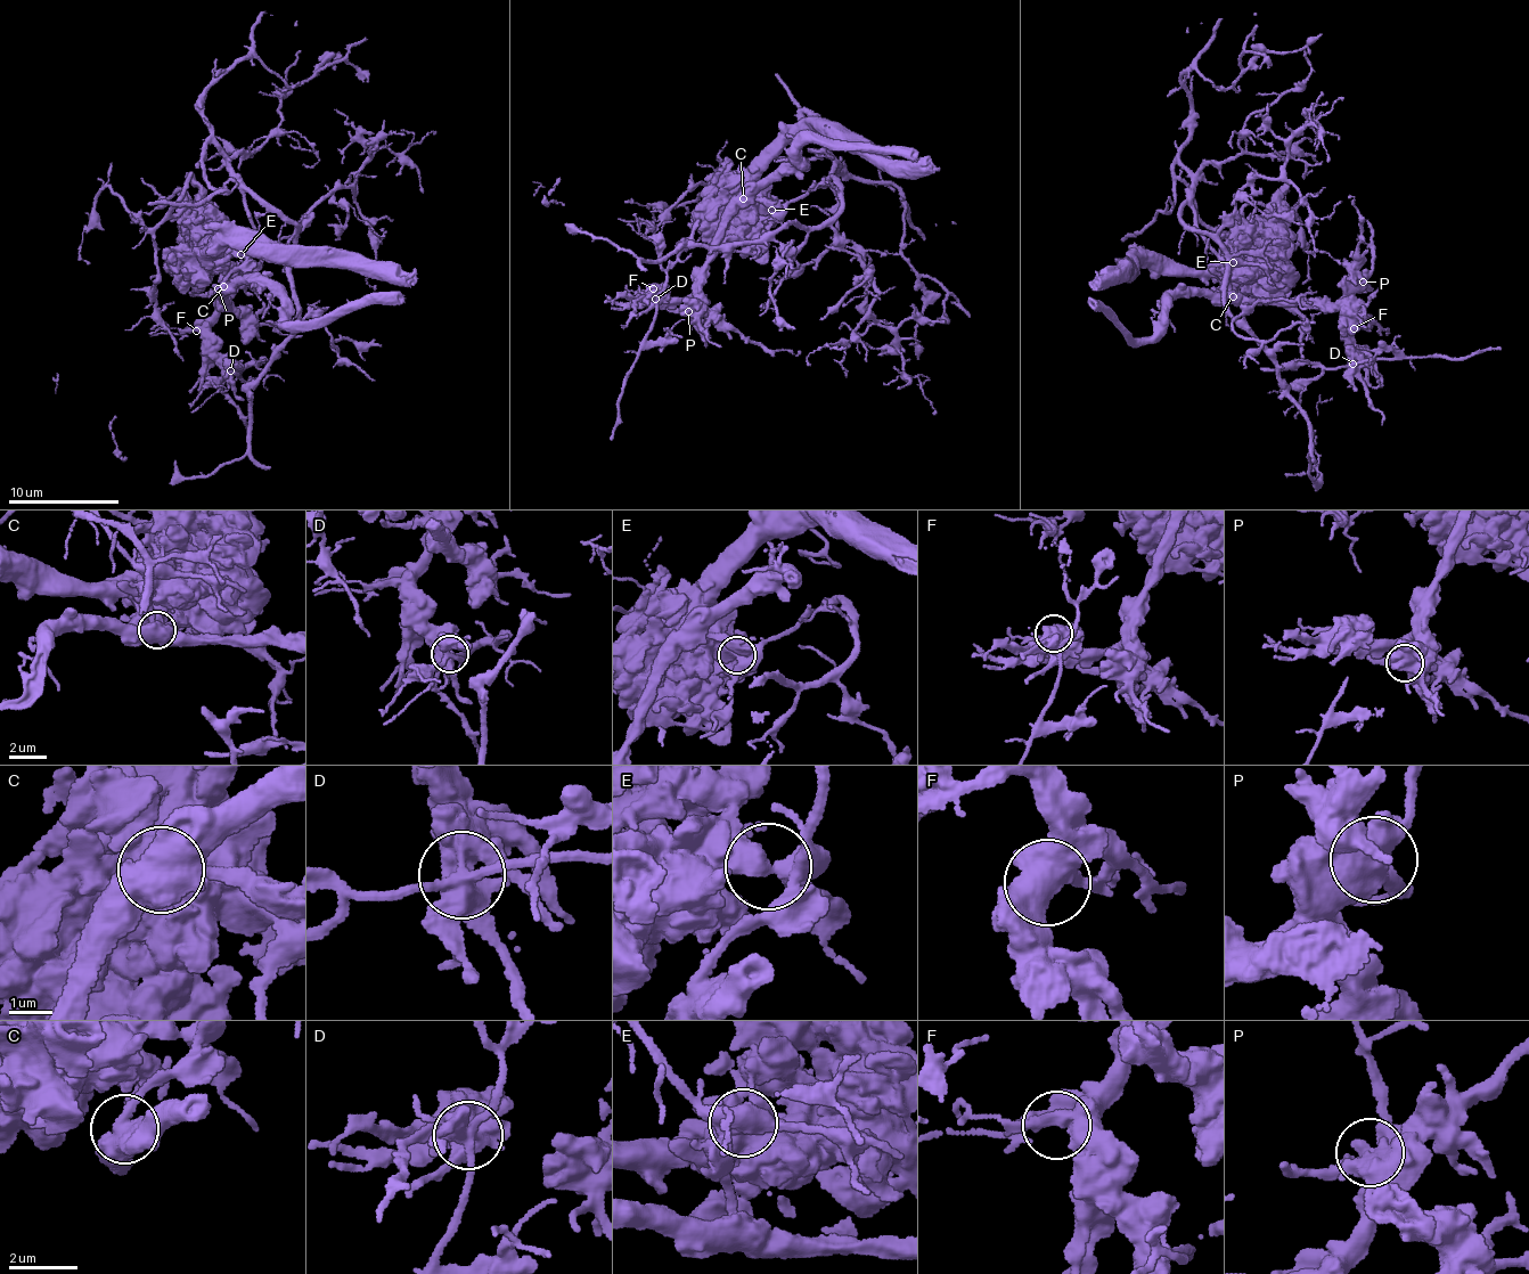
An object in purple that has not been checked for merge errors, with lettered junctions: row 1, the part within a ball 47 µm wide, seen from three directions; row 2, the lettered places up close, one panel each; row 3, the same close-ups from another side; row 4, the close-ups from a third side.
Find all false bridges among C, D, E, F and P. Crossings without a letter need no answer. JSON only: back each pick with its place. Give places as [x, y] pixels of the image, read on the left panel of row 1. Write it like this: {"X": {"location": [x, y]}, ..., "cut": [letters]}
{"C": {"location": [223, 286]}, "D": {"location": [230, 370]}, "E": {"location": [240, 254]}, "cut": ["C", "D", "E"]}

